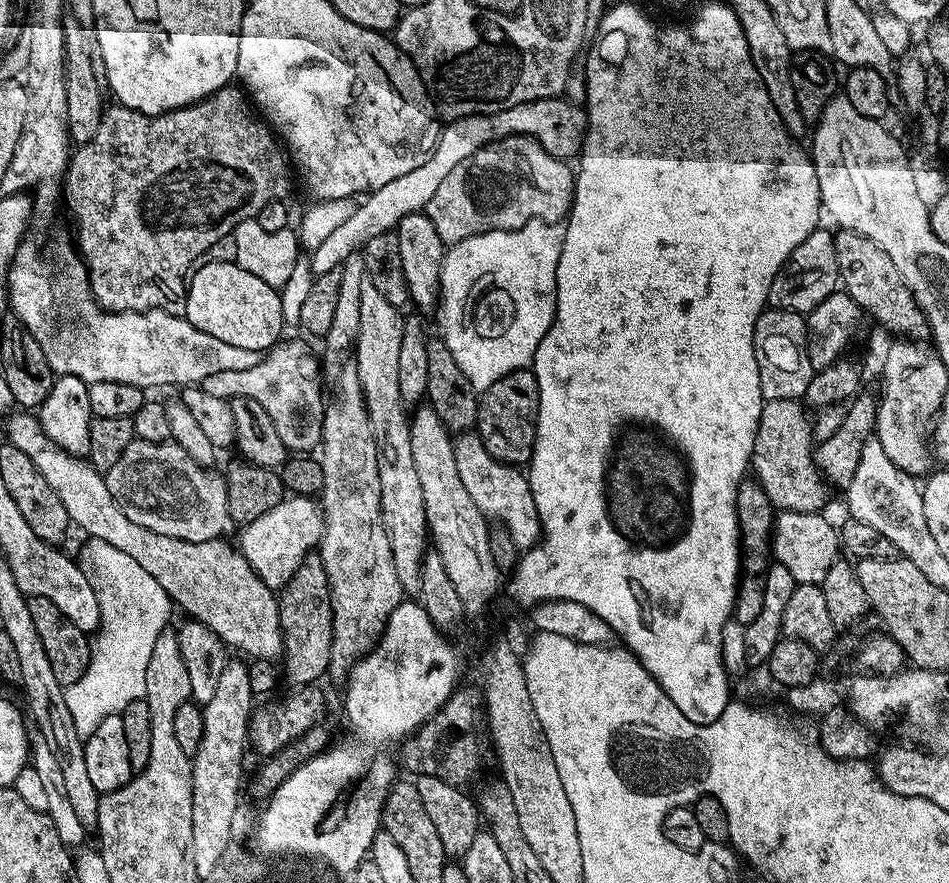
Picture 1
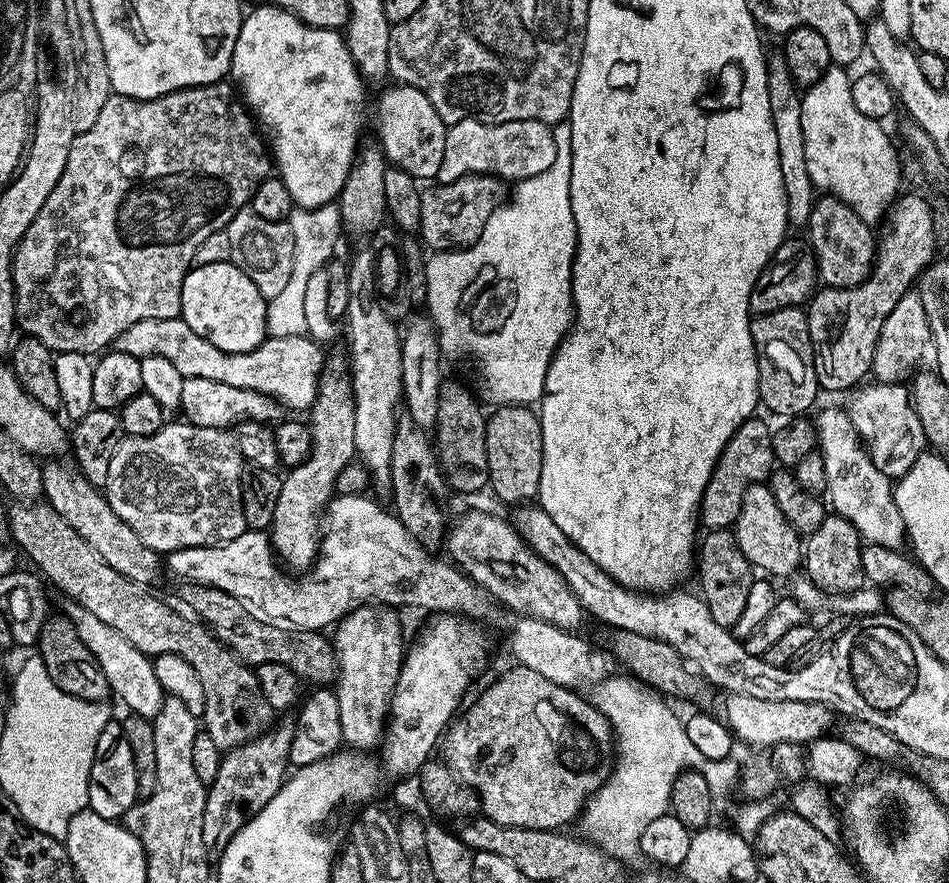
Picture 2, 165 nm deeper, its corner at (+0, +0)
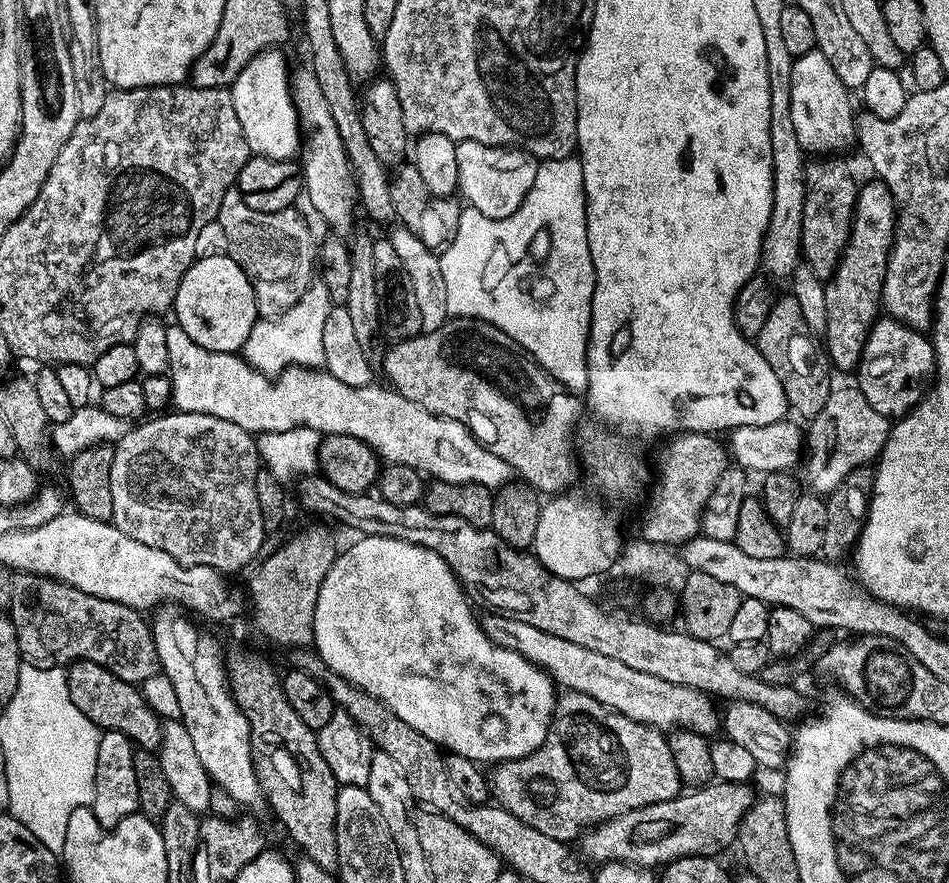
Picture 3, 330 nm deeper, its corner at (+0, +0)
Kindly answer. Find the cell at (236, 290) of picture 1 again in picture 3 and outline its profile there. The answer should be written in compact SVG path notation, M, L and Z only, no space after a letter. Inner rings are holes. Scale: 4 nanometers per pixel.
M229 255L192 261L178 286L175 312L178 327L186 330L198 346L215 352L239 353L258 319L250 278L246 278L242 266Z

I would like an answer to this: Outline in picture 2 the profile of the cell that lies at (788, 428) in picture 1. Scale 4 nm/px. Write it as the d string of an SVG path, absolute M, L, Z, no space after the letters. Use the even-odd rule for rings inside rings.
M753 418L747 420L728 439L727 446L722 450L722 454L710 474L710 482L706 486L700 503L698 520L705 529L731 529L740 513L742 498L746 494L746 490L751 484L763 484L771 477L774 471L774 457L769 436L770 428L767 428L759 418Z

